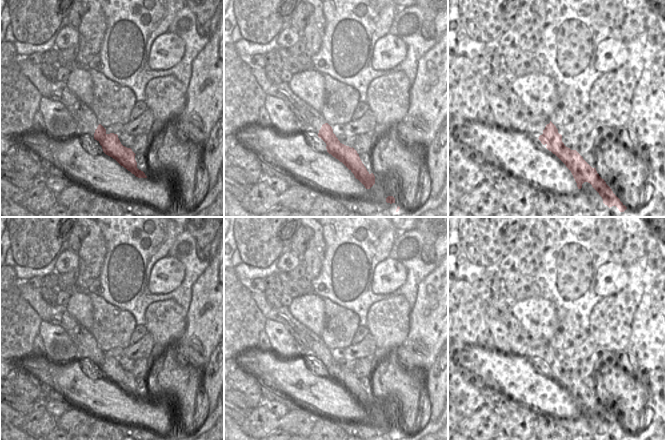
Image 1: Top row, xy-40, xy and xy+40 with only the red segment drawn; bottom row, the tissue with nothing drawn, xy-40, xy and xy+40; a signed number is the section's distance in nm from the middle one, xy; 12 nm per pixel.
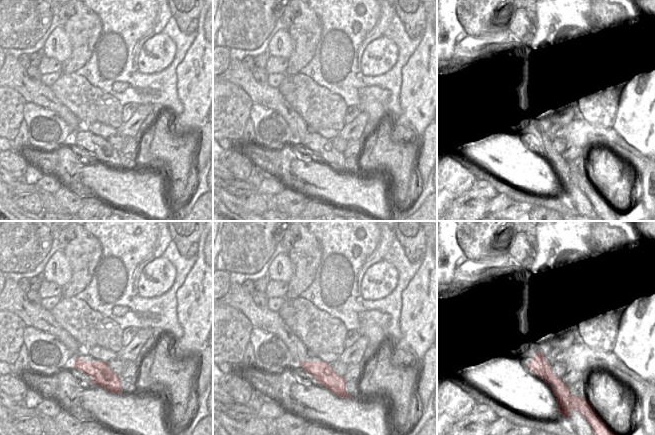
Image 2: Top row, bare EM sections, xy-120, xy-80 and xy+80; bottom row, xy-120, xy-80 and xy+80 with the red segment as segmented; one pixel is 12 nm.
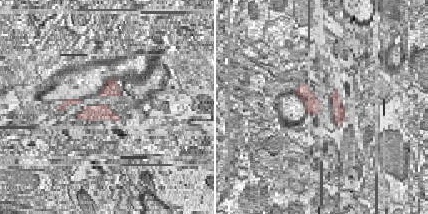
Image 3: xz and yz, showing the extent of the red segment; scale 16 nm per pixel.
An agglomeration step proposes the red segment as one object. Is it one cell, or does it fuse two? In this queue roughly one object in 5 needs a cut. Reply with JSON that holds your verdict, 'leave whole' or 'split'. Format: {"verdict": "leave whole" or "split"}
{"verdict": "leave whole"}

